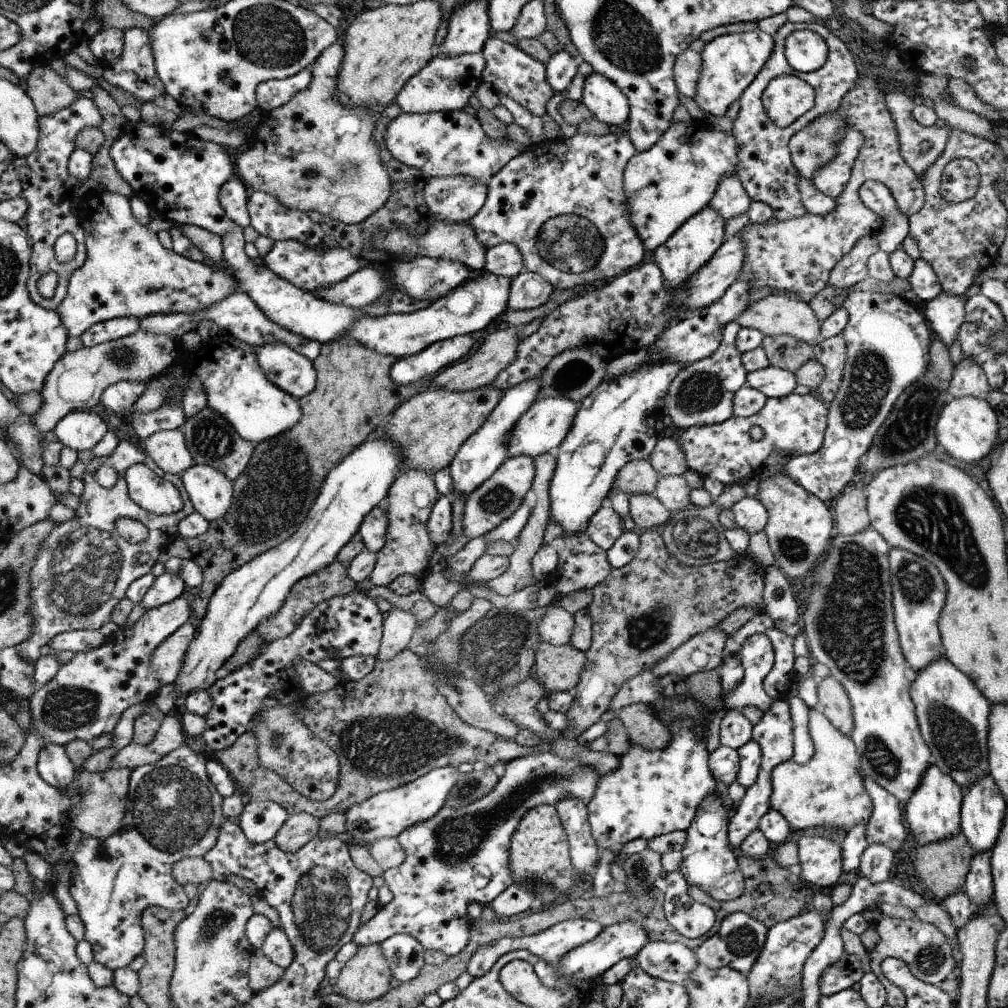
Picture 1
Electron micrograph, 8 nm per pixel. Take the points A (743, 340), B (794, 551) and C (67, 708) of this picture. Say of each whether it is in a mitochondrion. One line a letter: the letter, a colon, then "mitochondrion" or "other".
A: other
B: mitochondrion
C: mitochondrion

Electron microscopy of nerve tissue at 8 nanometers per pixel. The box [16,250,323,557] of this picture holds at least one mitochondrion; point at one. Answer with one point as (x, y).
(272, 500)

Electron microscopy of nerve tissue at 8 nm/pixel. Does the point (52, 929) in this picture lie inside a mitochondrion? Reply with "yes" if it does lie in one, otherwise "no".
no

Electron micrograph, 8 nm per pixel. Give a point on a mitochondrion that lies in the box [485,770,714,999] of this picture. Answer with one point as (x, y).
(529, 880)

